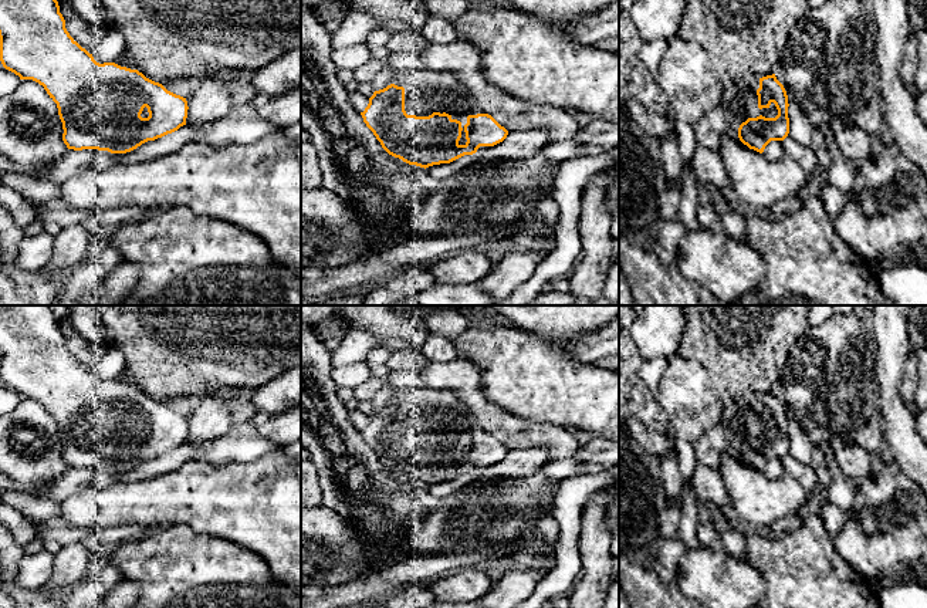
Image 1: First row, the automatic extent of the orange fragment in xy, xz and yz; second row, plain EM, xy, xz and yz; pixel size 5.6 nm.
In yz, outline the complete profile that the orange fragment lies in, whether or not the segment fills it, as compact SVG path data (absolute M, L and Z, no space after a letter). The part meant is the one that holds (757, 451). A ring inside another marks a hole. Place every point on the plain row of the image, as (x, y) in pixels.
M747 391L740 398L725 396L717 426L696 443L696 462L720 467L723 453L738 456L759 472L771 459L789 452L788 413L775 392L758 396Z

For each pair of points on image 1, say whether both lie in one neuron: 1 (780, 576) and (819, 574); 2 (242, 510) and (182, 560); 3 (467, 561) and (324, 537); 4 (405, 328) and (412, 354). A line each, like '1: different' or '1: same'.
1: same
2: different
3: different
4: different

